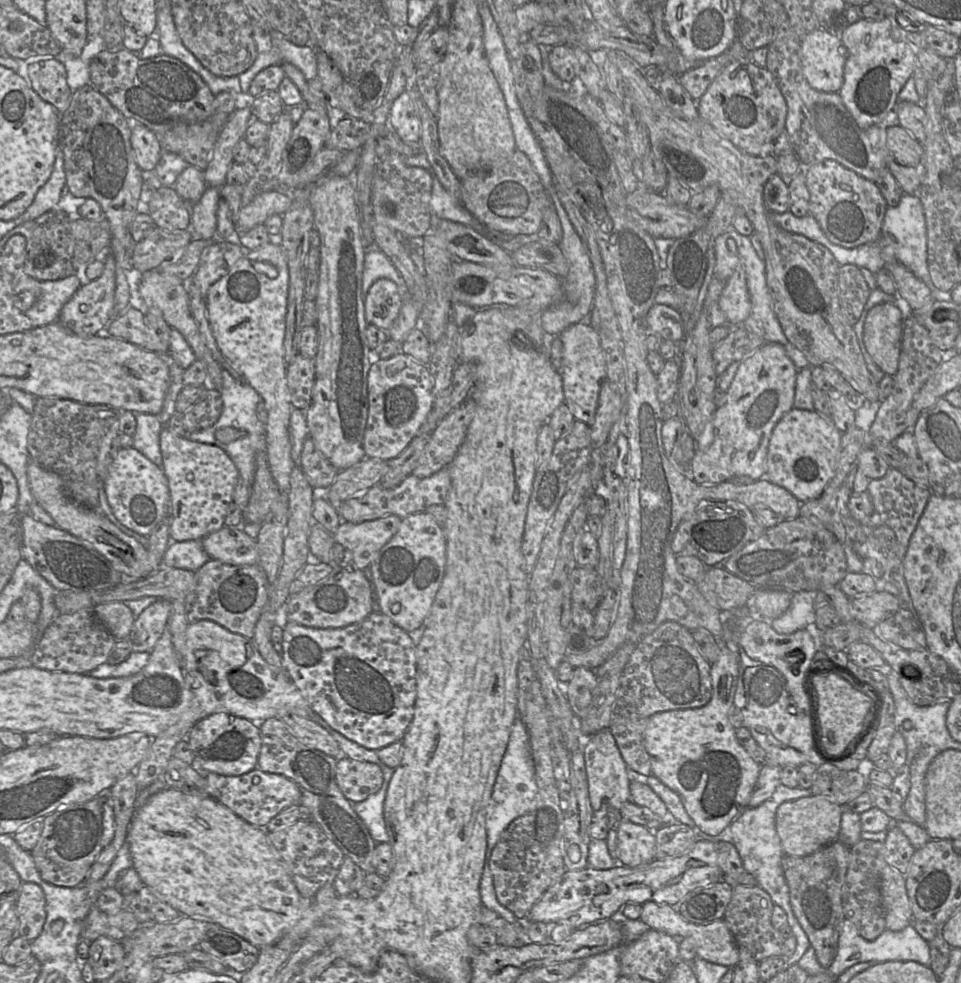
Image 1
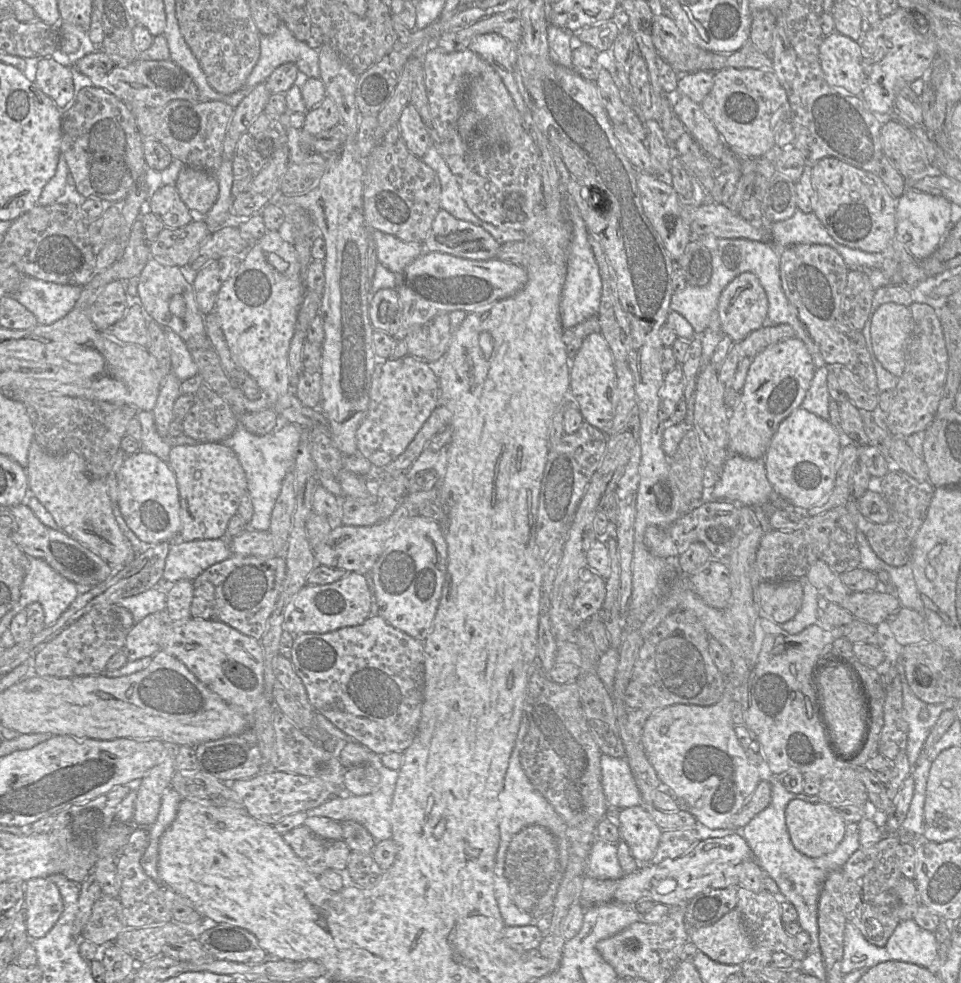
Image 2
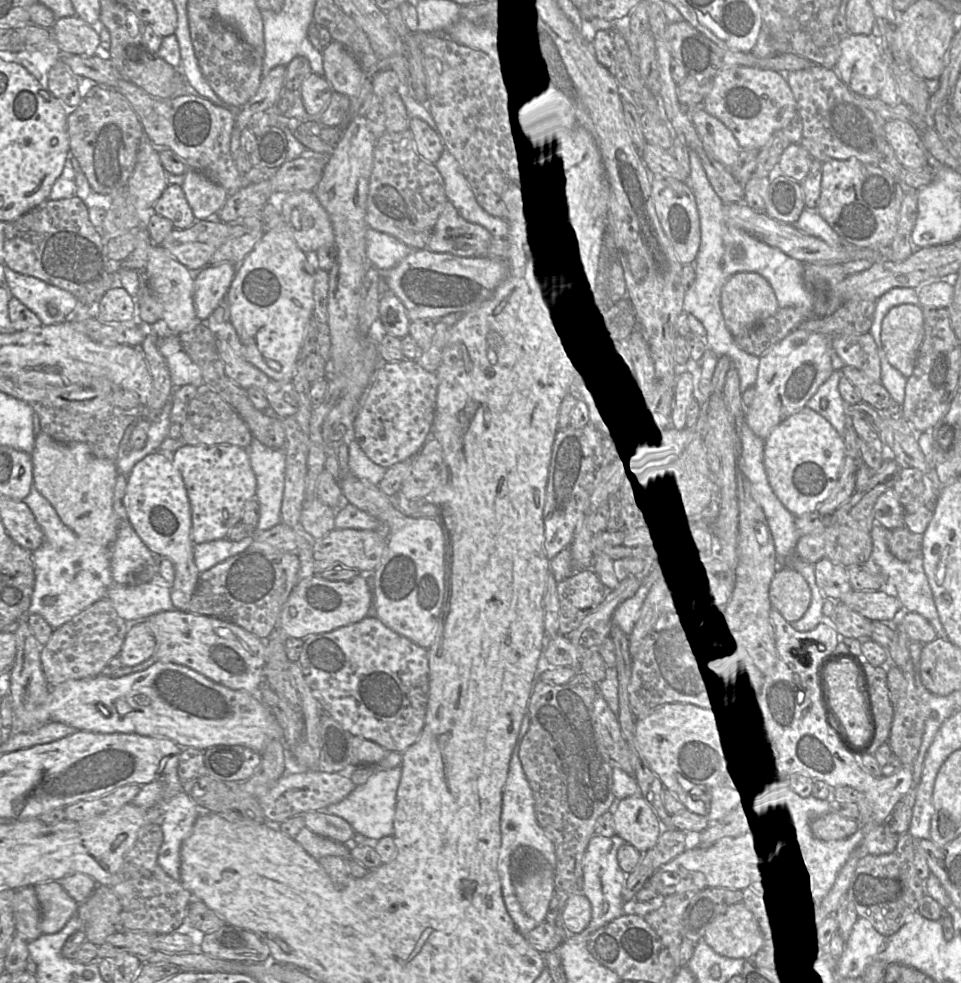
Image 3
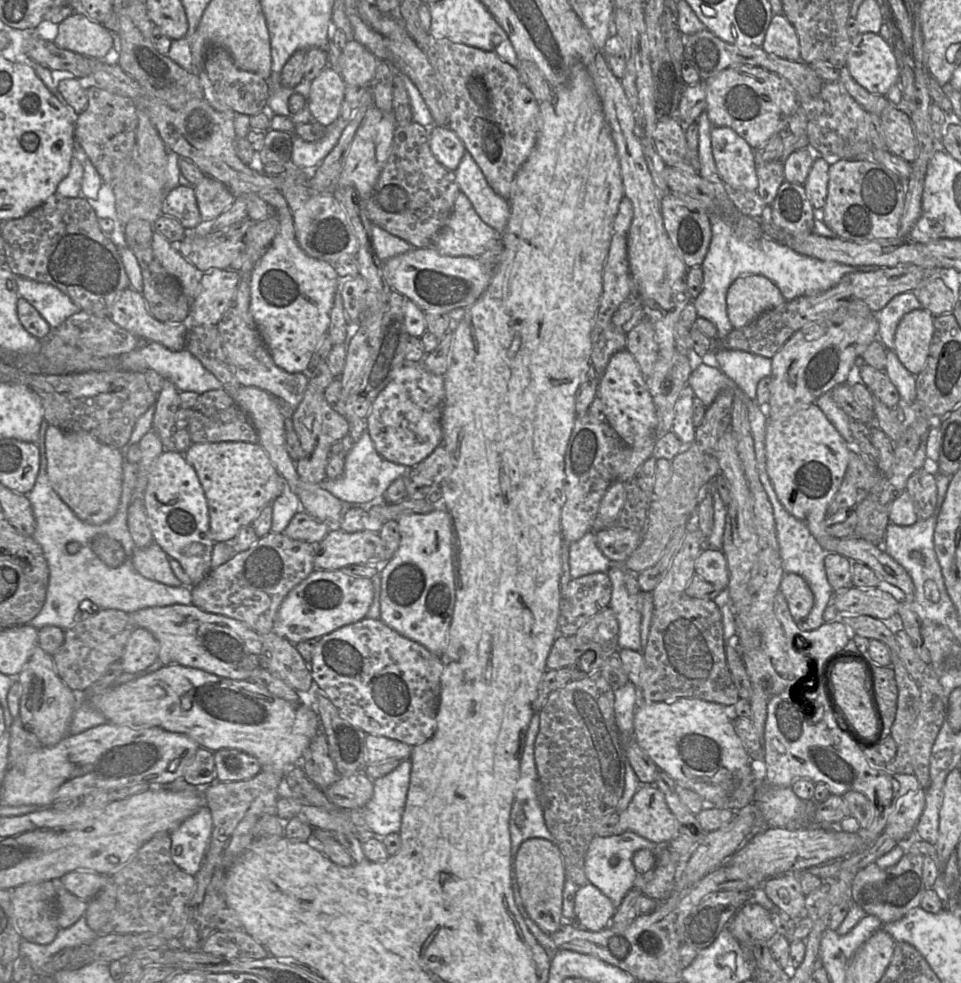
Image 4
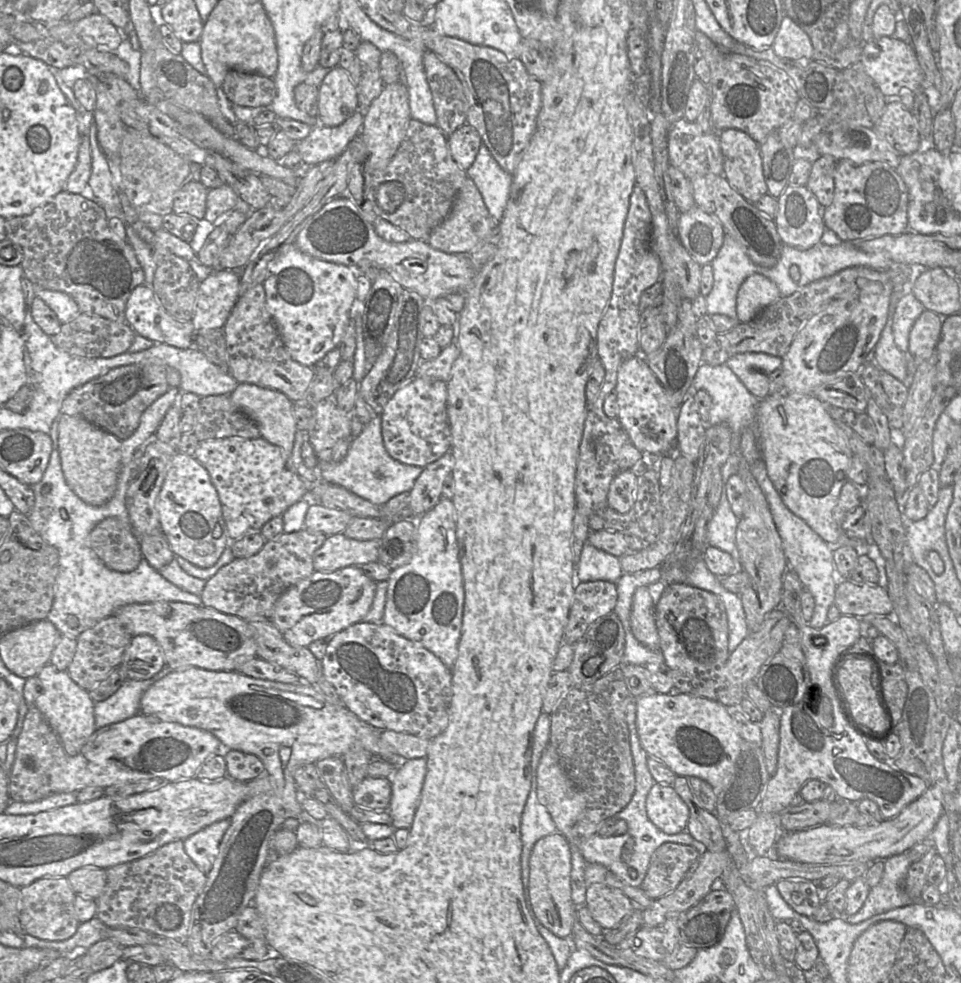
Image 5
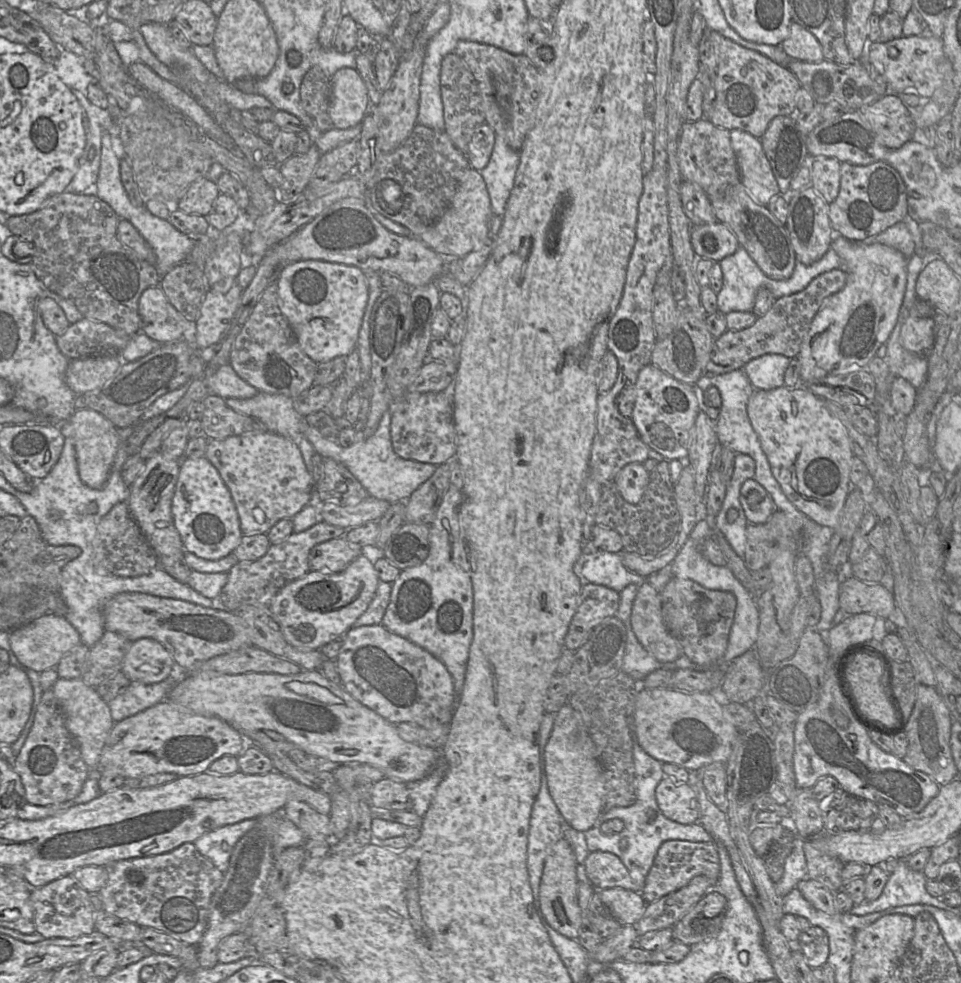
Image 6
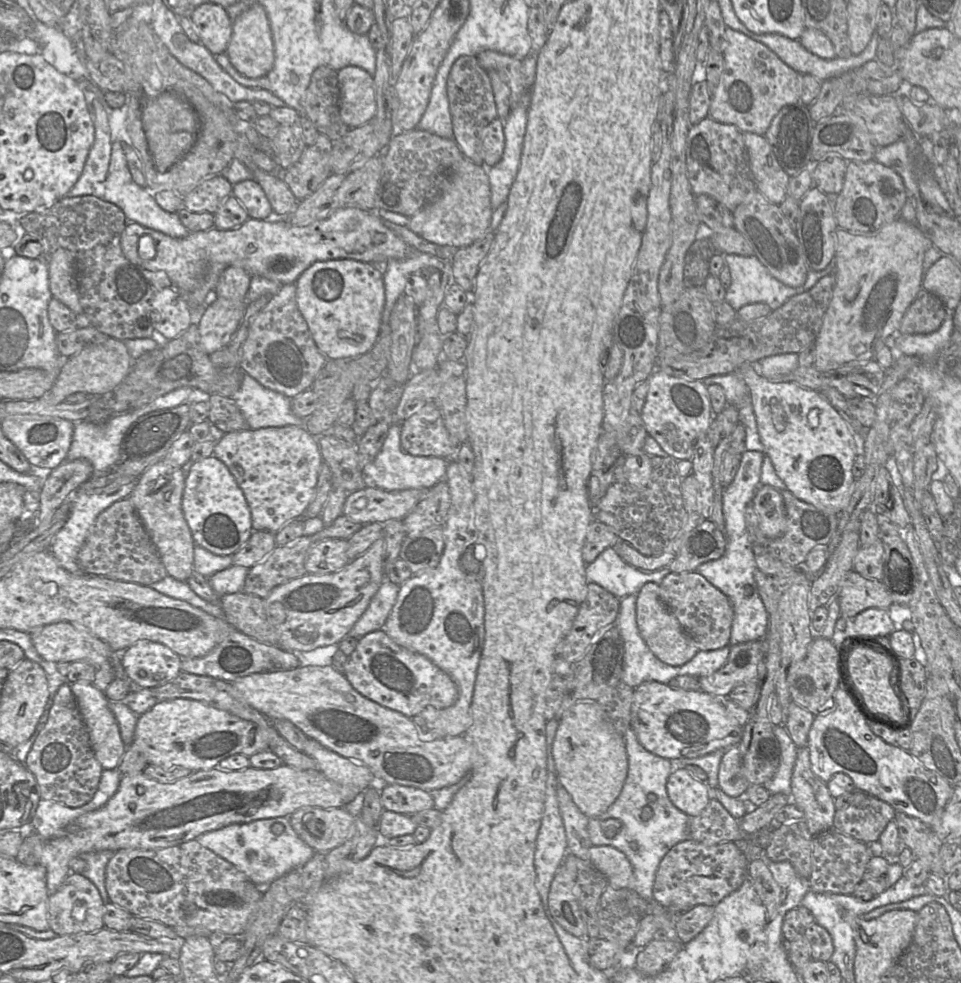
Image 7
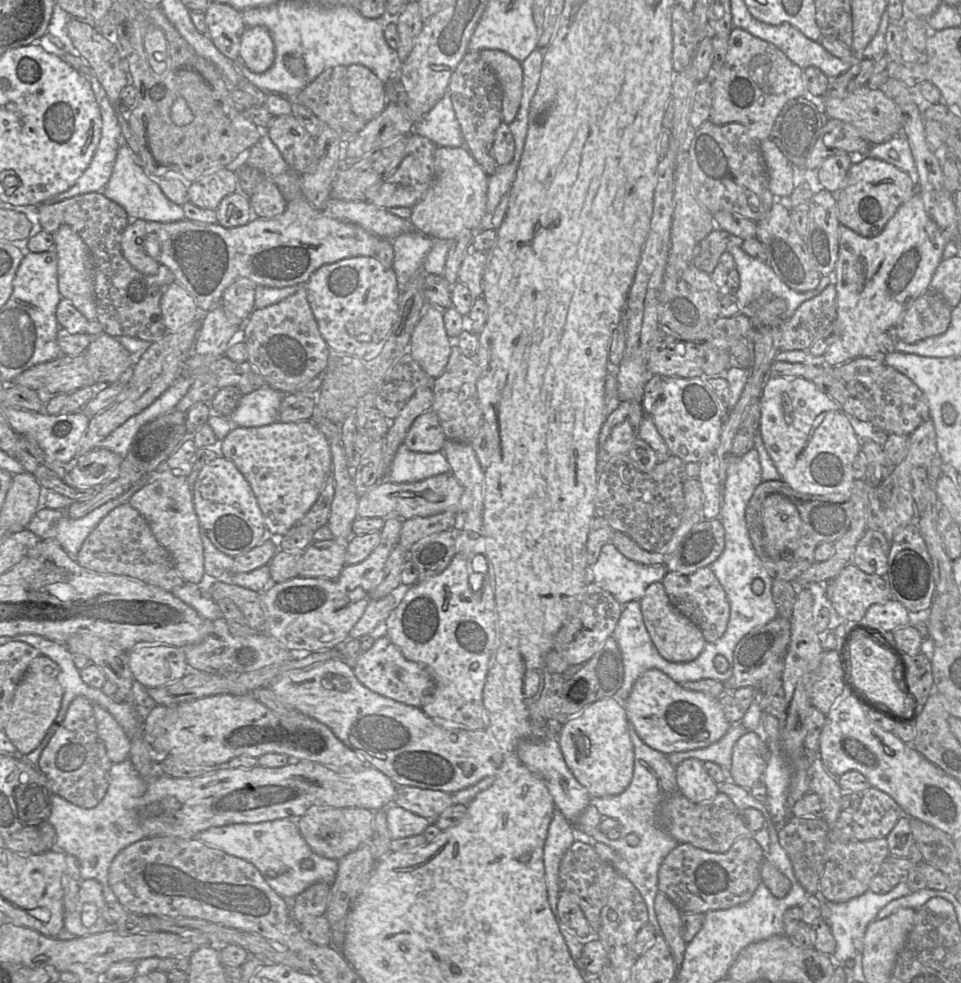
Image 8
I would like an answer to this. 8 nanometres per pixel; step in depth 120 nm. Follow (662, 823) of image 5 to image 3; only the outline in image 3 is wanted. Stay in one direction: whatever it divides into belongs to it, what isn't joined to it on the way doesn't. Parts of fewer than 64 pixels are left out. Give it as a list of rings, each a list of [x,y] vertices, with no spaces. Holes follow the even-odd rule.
[[[643,796],[620,800],[613,808],[616,835],[646,853],[653,848],[664,830],[653,807]]]

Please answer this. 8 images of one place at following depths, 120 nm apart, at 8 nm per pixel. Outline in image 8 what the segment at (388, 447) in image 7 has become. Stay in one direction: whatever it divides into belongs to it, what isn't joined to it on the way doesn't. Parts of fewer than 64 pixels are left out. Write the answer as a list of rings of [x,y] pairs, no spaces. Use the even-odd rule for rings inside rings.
[[[403,443],[393,458],[386,480],[413,483],[444,473],[451,473],[451,466],[442,451],[413,452]]]

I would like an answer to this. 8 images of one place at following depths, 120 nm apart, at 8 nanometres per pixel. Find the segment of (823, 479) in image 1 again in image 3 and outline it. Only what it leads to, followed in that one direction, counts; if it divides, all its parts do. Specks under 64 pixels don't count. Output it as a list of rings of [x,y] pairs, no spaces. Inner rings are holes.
[[[804,407],[775,427],[765,439],[764,467],[770,486],[795,516],[812,513],[834,490],[846,456],[842,435],[819,413]]]

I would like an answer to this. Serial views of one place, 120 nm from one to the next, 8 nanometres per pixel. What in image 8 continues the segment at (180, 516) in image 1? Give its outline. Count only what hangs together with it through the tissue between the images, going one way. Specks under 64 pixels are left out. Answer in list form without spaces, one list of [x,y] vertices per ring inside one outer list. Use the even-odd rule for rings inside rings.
[[[311,419],[291,423],[278,421],[260,427],[236,426],[219,442],[217,448],[219,454],[231,460],[248,481],[263,513],[267,532],[275,538],[285,535],[298,524],[316,502],[327,476],[332,473],[329,439]]]

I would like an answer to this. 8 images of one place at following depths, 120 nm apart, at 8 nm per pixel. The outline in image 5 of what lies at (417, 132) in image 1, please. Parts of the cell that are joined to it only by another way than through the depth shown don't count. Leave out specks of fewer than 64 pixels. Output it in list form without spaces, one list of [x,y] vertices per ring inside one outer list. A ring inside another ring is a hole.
[[[468,124],[449,135],[447,142],[454,161],[464,171],[473,164],[482,146],[481,136]]]

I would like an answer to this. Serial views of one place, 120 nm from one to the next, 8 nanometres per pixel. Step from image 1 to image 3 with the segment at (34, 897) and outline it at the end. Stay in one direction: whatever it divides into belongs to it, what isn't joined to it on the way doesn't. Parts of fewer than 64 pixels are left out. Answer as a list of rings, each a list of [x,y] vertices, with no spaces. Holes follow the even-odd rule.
[[[58,881],[34,886],[40,909],[42,934],[59,932],[76,913],[78,903],[72,899]]]

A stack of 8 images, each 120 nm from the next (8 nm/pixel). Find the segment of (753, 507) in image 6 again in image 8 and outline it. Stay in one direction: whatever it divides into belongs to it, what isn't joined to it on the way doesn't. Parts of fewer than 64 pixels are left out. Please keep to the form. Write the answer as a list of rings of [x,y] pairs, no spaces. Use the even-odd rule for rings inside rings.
[[[769,494],[762,504],[764,550],[771,558],[780,558],[798,546],[801,519],[796,506],[784,495]]]

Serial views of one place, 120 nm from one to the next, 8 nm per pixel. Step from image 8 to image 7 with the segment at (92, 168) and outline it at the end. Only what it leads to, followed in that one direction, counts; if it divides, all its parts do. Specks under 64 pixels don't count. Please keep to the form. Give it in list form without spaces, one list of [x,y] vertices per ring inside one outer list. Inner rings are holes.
[[[85,89],[84,94],[94,124],[95,138],[82,173],[67,197],[93,195],[107,177],[112,152],[113,140],[106,109],[109,107],[104,106],[99,98],[94,99],[96,94],[91,90]]]

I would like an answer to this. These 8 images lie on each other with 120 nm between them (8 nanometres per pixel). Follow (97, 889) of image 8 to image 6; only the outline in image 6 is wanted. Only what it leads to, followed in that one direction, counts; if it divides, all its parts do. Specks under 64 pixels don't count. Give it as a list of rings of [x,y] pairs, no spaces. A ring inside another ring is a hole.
[[[72,875],[63,876],[31,891],[36,932],[46,938],[77,938],[95,931],[95,910],[90,893]]]

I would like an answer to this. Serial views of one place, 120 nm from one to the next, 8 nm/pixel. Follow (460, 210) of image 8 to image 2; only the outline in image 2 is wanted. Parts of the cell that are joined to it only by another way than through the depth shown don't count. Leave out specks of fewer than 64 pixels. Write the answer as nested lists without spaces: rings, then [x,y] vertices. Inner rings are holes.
[[[444,209],[437,213],[424,249],[471,260],[496,257],[500,244],[483,228],[455,218]]]

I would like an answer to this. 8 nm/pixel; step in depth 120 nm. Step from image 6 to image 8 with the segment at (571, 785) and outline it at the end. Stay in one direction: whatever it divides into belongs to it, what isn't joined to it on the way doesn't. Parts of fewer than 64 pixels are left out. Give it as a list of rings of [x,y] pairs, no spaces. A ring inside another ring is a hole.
[[[617,698],[594,702],[559,727],[558,743],[565,763],[591,798],[619,795],[631,783],[634,750],[629,728],[624,703]]]

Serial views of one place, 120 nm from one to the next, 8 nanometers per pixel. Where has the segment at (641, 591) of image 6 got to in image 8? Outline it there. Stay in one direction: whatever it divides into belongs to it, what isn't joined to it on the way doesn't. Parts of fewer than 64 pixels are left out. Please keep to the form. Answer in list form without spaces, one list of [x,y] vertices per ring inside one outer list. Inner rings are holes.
[[[661,582],[651,583],[640,599],[641,613],[645,627],[659,654],[674,663],[690,662],[703,650],[706,641],[701,630],[681,614],[669,601]]]

